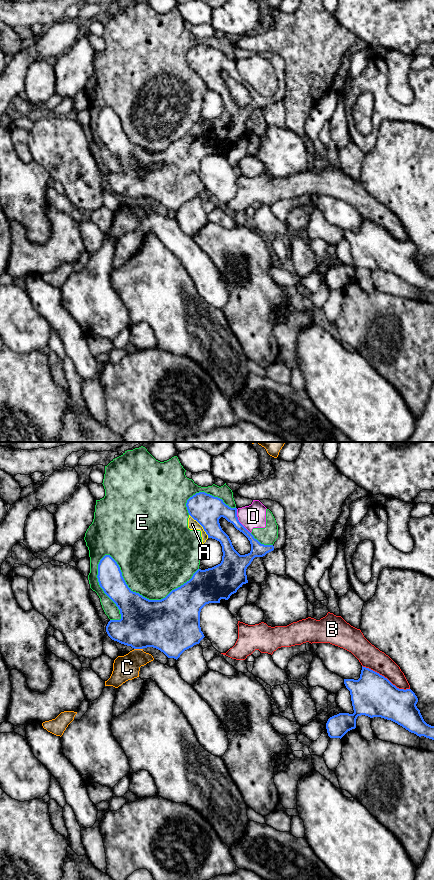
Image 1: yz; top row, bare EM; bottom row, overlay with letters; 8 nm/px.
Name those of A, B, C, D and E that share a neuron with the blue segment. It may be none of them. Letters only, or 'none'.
none

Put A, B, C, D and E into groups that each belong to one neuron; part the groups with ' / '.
A D E / B / C

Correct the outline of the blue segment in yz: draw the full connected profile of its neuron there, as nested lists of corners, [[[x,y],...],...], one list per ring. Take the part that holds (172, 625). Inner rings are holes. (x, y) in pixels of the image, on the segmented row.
[[[199,492],[187,500],[186,507],[208,538],[220,542],[223,552],[220,564],[205,570],[198,569],[189,581],[161,600],[149,600],[133,592],[110,555],[100,560],[97,575],[100,587],[121,614],[120,620],[108,622],[108,636],[134,649],[156,648],[176,660],[205,637],[200,627],[201,609],[206,604],[228,600],[248,583],[246,569],[253,559],[274,550],[273,545],[261,544],[239,522],[236,507],[229,507],[218,497]],[[221,517],[248,538],[251,544],[248,554],[240,555],[234,549],[229,536],[220,526]]]

